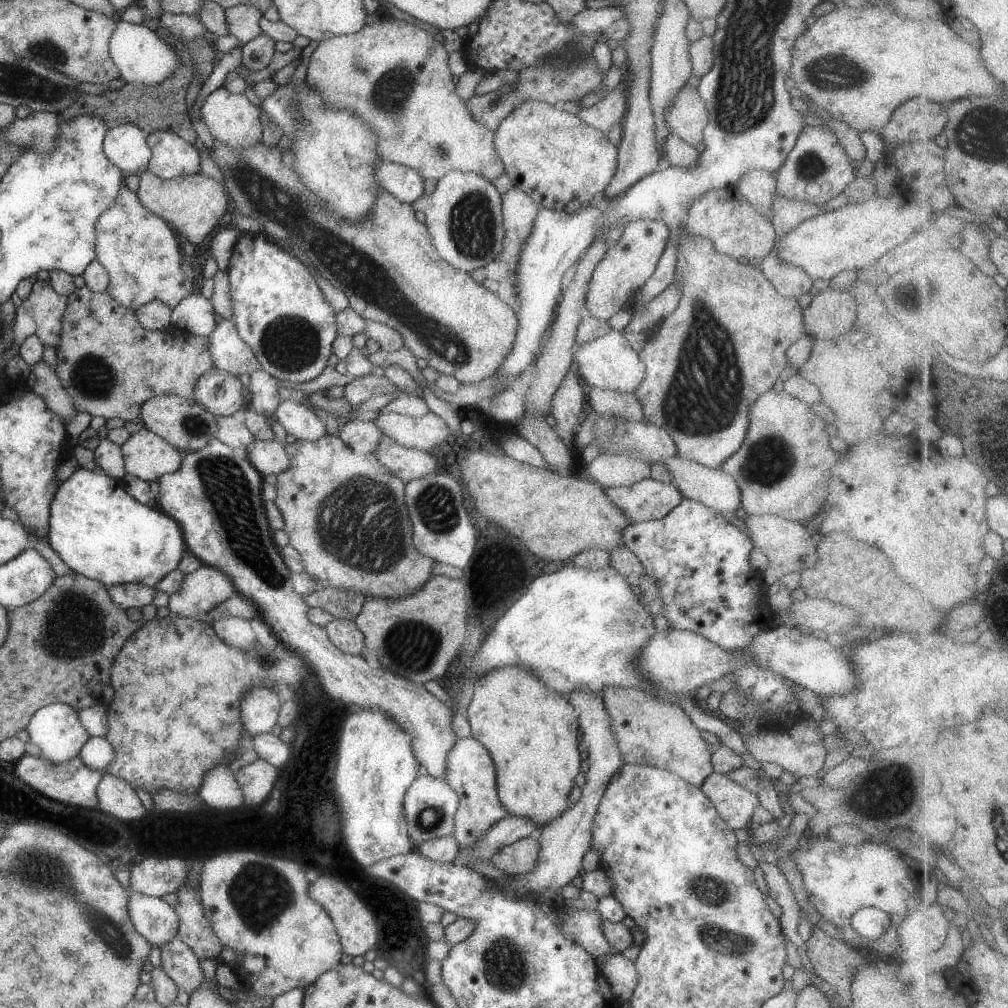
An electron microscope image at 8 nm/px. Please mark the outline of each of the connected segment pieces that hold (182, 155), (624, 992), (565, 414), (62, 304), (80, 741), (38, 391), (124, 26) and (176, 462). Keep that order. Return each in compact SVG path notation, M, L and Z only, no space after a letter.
M155 131L146 136L151 154L147 171L159 179L200 173L196 148L167 131Z
M611 953L597 964L600 974L605 978L611 994L617 1002L627 1001L638 982L634 962L624 958L621 953Z
M574 370L559 382L547 412L554 419L556 436L565 444L573 446L573 435L582 420L581 406L585 402L582 381Z
M35 280L27 298L22 301L23 308L35 322L35 336L43 346L57 350L61 330L61 318L67 306L67 295L59 295L50 284Z
M62 703L47 704L39 708L31 716L30 723L27 724L25 730L29 738L28 742L39 748L39 757L55 762L55 764L67 762L78 756L81 746L85 744L87 738L90 738L79 723L77 711Z
M41 359L30 368L30 372L35 376L32 392L43 400L47 410L59 417L63 423L71 421L77 410L73 408L71 398L54 374L54 368Z
M122 20L115 22L115 28L107 40L107 50L111 62L115 64L115 68L119 72L119 79L125 83L138 83L143 85L155 85L163 82L173 68L177 66L178 56L174 50L163 40L159 40L159 36L155 31L149 30L145 25L128 24Z
M144 428L135 434L130 434L129 438L119 446L119 452L123 458L123 472L143 481L156 481L163 474L175 472L177 468L180 468L183 456L177 448L171 447L152 431Z

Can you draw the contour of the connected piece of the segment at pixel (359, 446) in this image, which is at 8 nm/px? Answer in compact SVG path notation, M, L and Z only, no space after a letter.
M358 419L345 422L335 435L354 452L361 454L375 453L375 446L379 438L383 436L381 430L375 426L374 422L360 421Z

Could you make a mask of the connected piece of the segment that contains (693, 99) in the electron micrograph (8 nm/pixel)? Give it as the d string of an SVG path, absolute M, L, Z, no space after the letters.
M685 84L679 88L675 102L667 112L669 133L695 147L703 139L702 131L706 122L703 100L698 96L696 88L689 88Z

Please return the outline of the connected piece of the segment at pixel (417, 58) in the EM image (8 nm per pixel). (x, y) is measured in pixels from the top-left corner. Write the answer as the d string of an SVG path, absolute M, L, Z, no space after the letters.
M388 15L379 18L377 23L365 24L360 30L355 33L347 35L333 36L332 38L319 41L315 50L309 57L307 62L307 74L305 76L305 84L307 86L313 86L321 92L321 98L325 102L325 106L329 108L349 108L354 114L357 114L359 118L365 118L369 122L369 126L373 126L377 130L377 142L379 146L375 148L377 154L381 156L382 161L389 163L398 163L402 166L407 166L412 170L415 170L421 179L433 179L439 180L441 176L444 176L449 170L457 170L462 172L473 172L473 174L479 174L487 180L495 180L499 174L503 173L503 166L498 162L498 156L495 153L493 147L494 132L490 132L487 128L484 128L473 120L473 116L467 110L465 101L461 100L459 96L456 96L455 84L453 84L453 78L451 72L447 66L448 53L443 49L442 44L433 40L432 34L421 30L417 23L414 23L411 19L407 19L403 16Z

